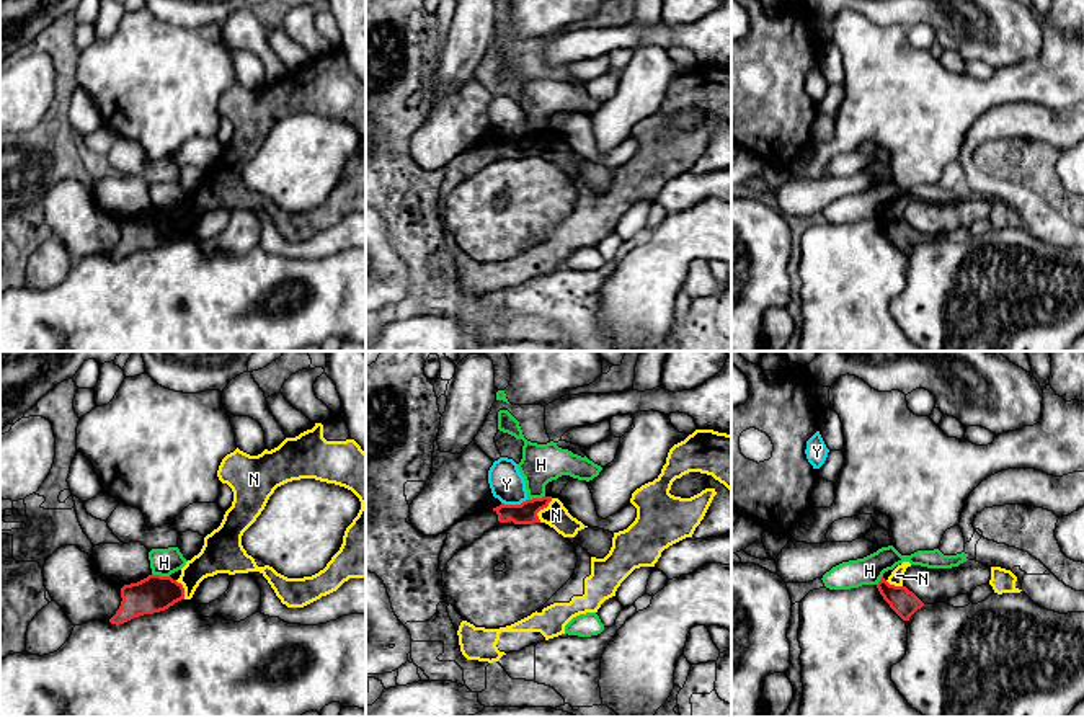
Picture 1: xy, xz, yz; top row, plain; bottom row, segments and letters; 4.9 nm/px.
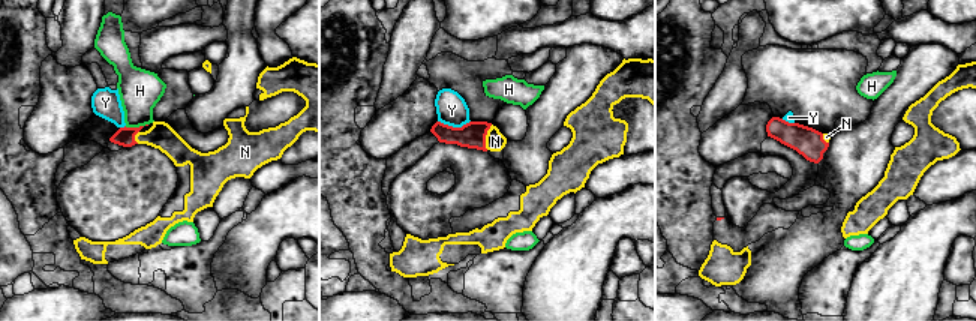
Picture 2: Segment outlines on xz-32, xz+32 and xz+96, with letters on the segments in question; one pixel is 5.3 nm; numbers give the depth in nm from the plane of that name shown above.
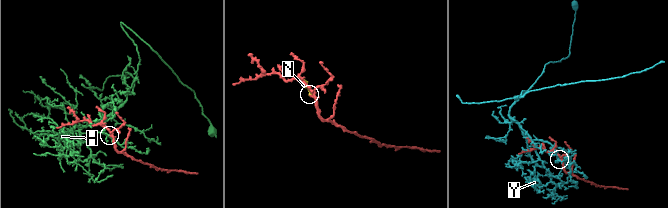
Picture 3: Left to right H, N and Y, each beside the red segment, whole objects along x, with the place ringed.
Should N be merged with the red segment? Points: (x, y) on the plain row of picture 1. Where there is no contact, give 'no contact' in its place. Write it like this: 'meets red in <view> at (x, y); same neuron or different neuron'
meets red in xz at (541, 142); same neuron

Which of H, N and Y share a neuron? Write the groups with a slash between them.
H / N / Y

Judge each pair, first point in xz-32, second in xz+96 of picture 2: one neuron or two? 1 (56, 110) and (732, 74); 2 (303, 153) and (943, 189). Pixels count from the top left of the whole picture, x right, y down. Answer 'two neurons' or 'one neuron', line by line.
1: two neurons
2: two neurons

